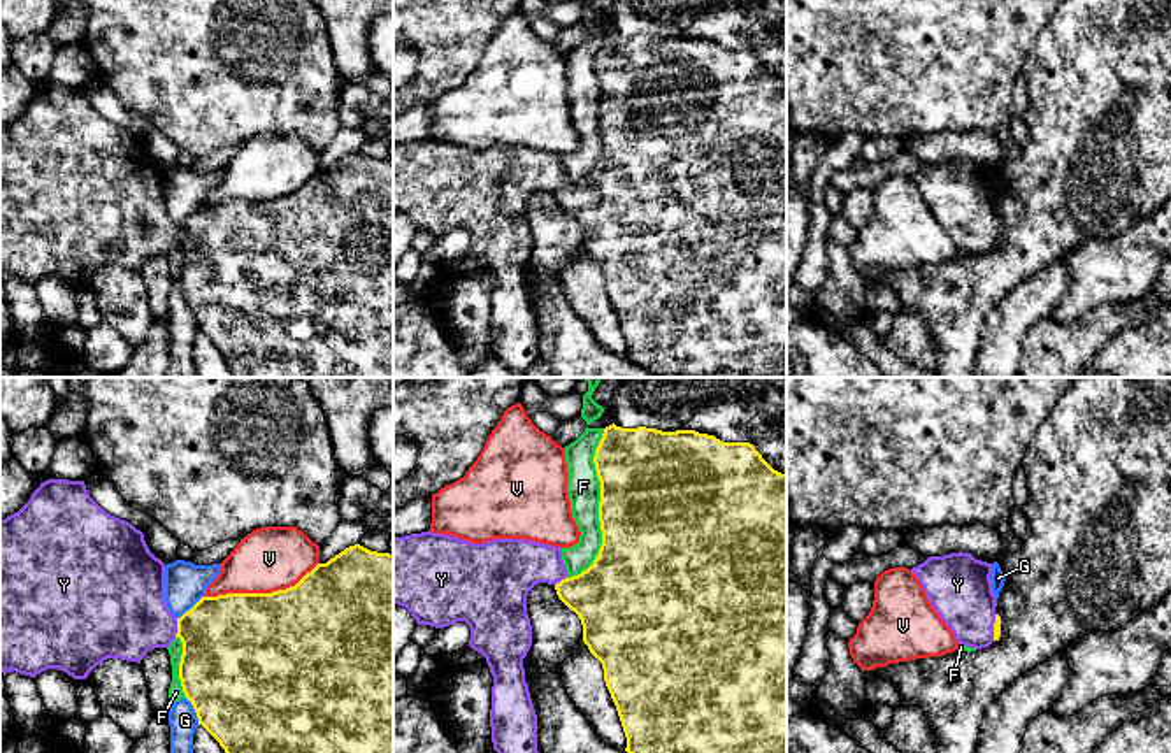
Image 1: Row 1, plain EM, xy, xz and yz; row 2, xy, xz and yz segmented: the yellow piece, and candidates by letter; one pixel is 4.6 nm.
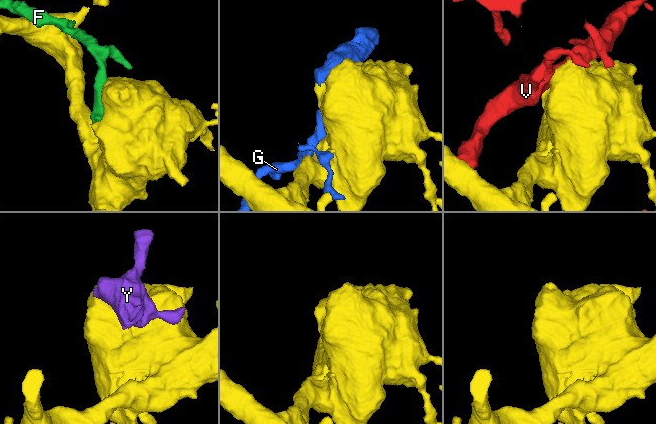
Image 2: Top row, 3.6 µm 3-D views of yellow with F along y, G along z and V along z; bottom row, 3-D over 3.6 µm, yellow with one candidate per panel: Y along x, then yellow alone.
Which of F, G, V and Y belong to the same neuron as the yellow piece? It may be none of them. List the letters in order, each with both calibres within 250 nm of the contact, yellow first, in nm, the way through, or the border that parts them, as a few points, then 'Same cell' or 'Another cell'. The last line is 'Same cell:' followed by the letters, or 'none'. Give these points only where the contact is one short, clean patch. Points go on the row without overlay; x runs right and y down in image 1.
F: Thickness 500 nm (yellow) against 150 nm. Another cell
G: Thickness 500 nm (yellow) against 130 nm. Another cell
V: Thickness 500 nm (yellow) against 300 nm. Another cell
Y: Thickness 440 nm (yellow) against 380 nm. Path across: xy (230, 248), (178, 234), (155, 234), (125, 222). Same cell
Same cell: Y

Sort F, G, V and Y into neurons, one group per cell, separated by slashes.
F G / V / Y

